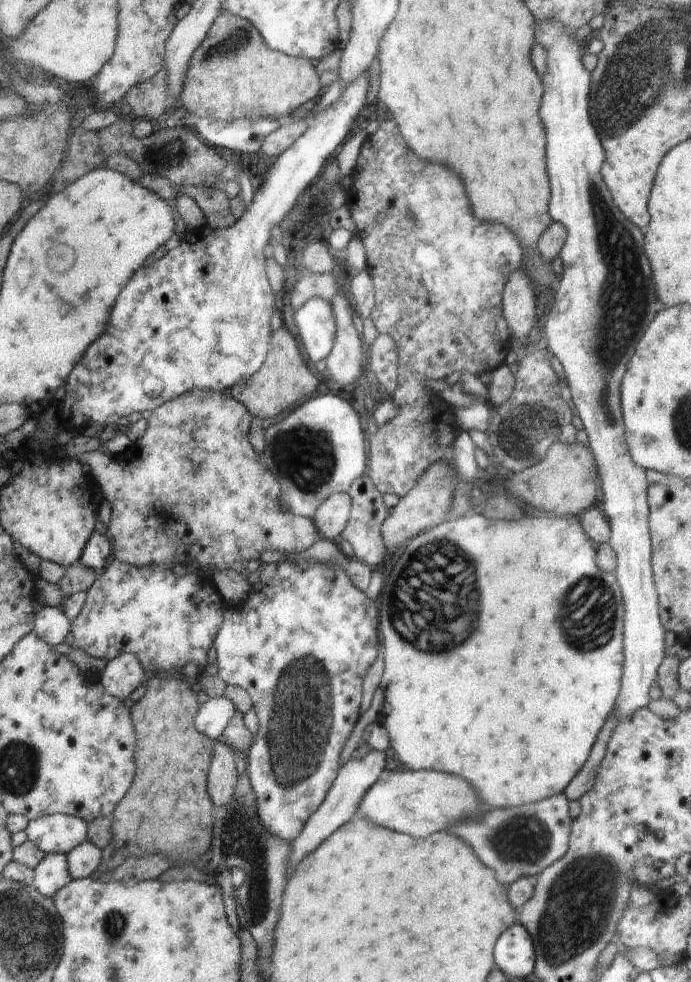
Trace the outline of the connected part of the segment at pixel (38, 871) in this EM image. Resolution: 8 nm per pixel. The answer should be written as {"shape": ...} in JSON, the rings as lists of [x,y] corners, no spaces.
{"shape":[[[47,853],[34,869],[33,886],[44,896],[54,897],[71,882],[70,866],[64,853]]]}

